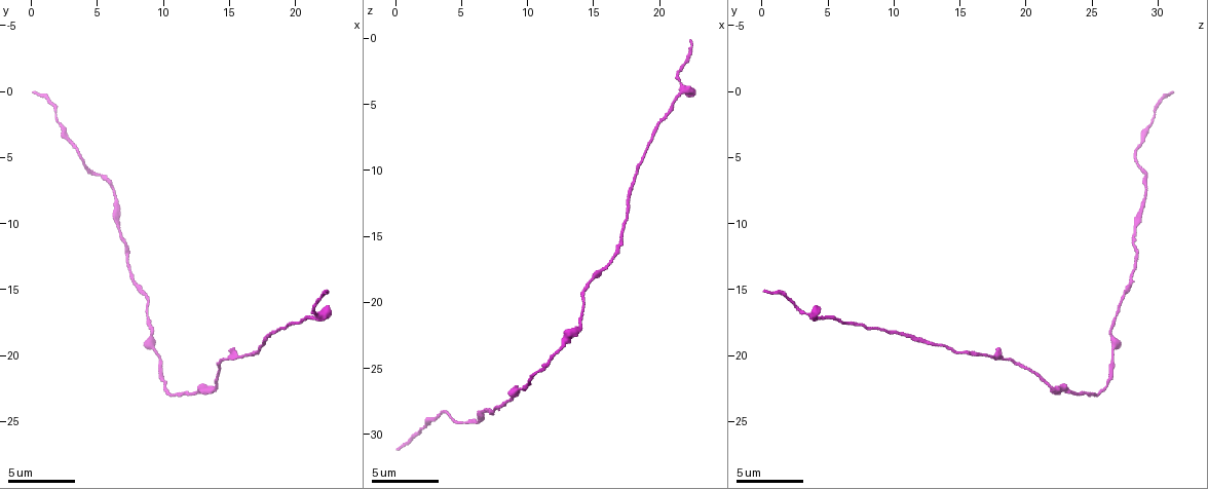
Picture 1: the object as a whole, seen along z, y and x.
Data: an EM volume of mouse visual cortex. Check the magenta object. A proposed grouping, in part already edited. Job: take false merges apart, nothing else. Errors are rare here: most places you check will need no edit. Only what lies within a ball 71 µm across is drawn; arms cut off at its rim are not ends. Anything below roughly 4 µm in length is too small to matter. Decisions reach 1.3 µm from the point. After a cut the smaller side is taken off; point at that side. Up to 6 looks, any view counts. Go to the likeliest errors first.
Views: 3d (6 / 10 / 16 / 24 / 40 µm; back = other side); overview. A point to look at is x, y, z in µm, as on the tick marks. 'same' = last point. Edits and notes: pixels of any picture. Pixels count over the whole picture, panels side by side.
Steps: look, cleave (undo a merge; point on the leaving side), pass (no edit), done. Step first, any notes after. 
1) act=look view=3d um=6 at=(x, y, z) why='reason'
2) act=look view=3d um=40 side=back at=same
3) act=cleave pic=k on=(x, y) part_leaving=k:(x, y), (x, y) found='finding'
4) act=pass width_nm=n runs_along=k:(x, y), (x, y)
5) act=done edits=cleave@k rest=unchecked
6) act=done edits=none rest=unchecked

act=look view=3d um=10 at=(18.2, 18.2, 10.4) why='calibre changes'

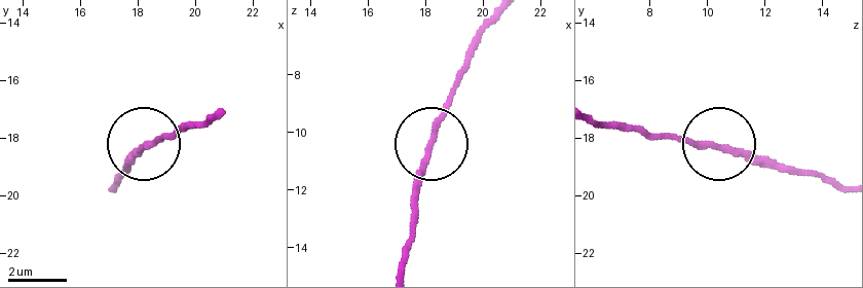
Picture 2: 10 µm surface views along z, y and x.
act=pass runs_along=2:(839, 188), (714, 146), (650, 139) found='all the same cell'

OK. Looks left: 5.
act=look view=3d um=6 at=(6.4, 8.4, 28.8) why='sudden change in width'

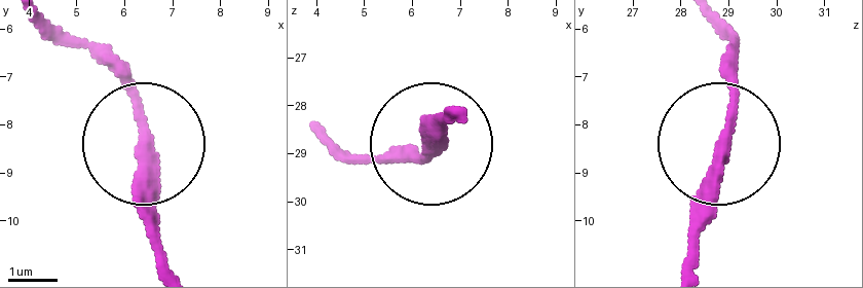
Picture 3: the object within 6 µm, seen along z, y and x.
act=pass width_nm=260 runs_along=3:(165, 262), (129, 91), (92, 45) found='all the same cell'

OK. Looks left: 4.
act=look view=3d um=10 at=(10.4, 22.4, 25.8) why='calibre changes'

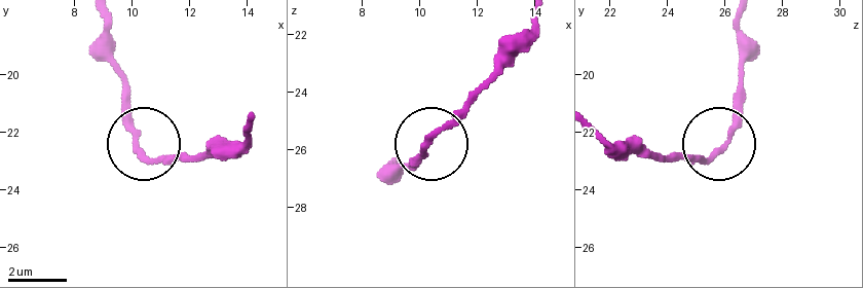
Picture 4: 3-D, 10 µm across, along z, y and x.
act=look view=3d um=10 side=back at=(10.2, 22.6, 25.9) why='other side'

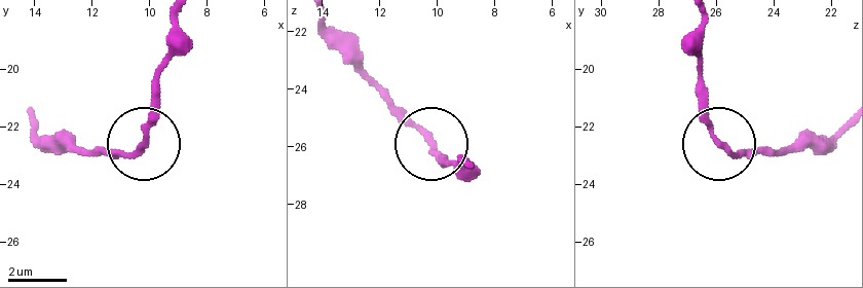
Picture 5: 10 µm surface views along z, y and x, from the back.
act=pass runs_along=5:(104, 152), (144, 145), (160, 59) found='continuous, no second cell'

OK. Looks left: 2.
act=done edits=none rest=unchecked

